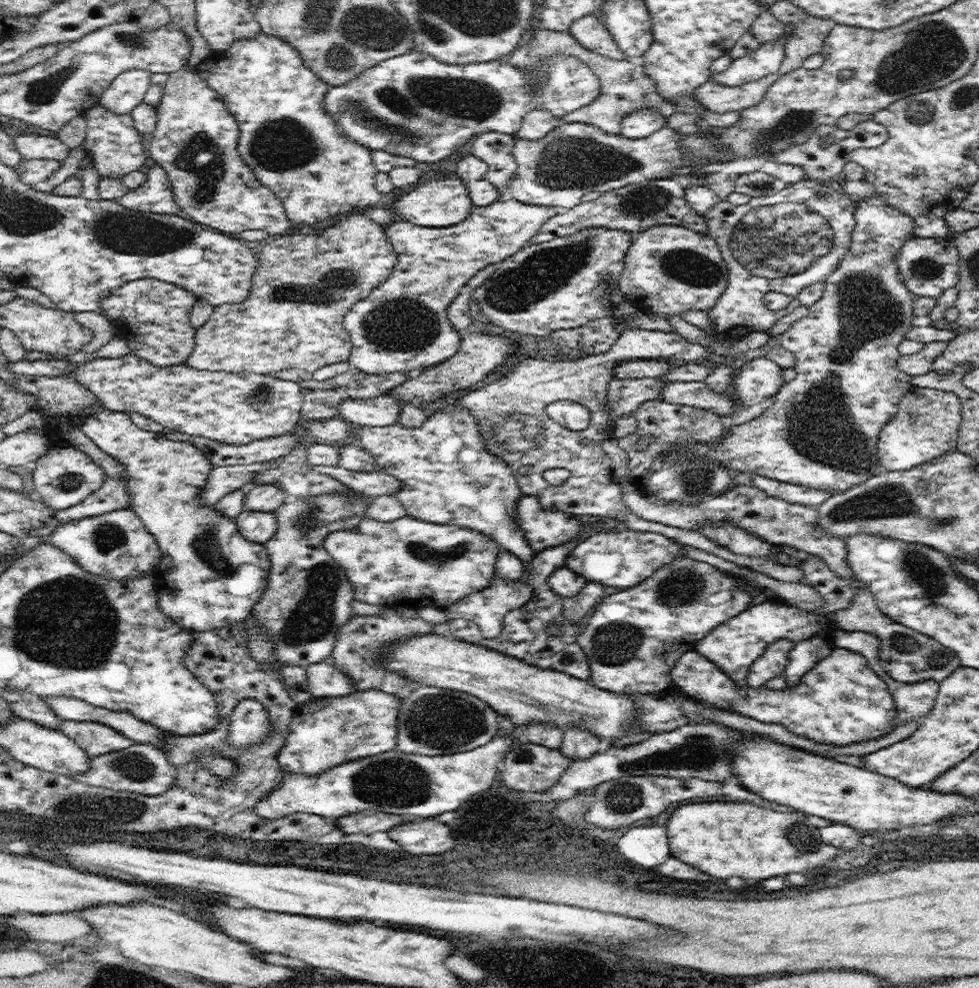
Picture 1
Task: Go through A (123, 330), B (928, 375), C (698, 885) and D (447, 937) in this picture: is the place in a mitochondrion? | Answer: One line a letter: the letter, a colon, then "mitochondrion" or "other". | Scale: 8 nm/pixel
A: other
B: other
C: other
D: other

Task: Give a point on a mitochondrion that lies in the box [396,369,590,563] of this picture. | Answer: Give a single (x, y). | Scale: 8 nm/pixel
(520, 431)

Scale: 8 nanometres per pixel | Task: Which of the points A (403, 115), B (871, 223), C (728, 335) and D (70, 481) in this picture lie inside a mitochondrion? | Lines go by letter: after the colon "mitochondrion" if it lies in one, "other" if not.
A: mitochondrion
B: other
C: other
D: mitochondrion

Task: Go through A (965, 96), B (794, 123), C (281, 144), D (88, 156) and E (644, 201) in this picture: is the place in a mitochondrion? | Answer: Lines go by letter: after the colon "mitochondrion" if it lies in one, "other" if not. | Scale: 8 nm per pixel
A: mitochondrion
B: mitochondrion
C: mitochondrion
D: other
E: mitochondrion

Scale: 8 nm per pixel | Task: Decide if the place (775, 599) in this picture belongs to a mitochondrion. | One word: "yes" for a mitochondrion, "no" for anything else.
no

